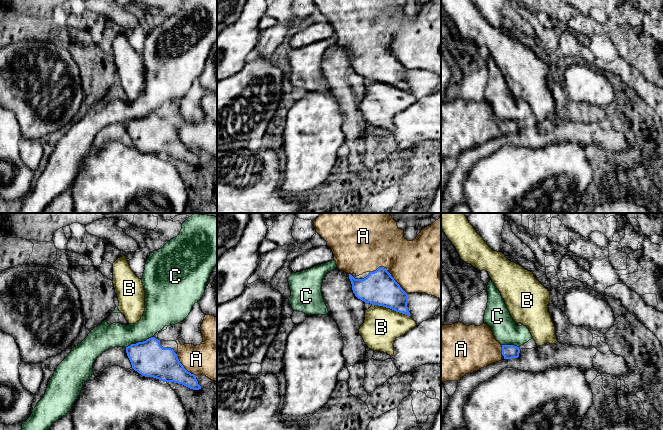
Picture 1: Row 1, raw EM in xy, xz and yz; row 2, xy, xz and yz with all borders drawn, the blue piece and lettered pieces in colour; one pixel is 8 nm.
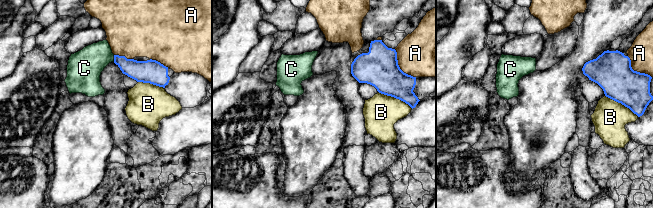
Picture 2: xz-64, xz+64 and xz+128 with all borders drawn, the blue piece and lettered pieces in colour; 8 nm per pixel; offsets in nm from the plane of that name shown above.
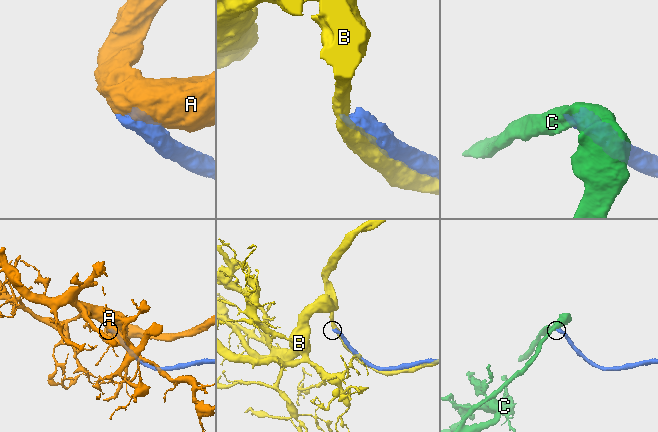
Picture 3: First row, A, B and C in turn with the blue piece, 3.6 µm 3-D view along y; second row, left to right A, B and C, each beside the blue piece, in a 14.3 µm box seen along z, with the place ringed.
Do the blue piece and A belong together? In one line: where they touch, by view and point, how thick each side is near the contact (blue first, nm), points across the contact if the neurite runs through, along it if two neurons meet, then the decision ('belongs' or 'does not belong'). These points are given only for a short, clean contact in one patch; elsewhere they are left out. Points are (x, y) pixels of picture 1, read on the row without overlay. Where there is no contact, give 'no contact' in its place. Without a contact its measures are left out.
contact xz (391, 52); calibres 280 and 440 nm; belongs

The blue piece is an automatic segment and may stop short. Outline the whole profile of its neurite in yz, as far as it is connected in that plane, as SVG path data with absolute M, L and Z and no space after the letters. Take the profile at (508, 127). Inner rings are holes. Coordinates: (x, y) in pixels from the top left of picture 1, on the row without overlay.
M461 98L441 102L441 158L459 157L466 150L473 149L504 135L518 134L520 125L514 121L501 121L494 113L491 104L483 99L480 102L466 102Z

